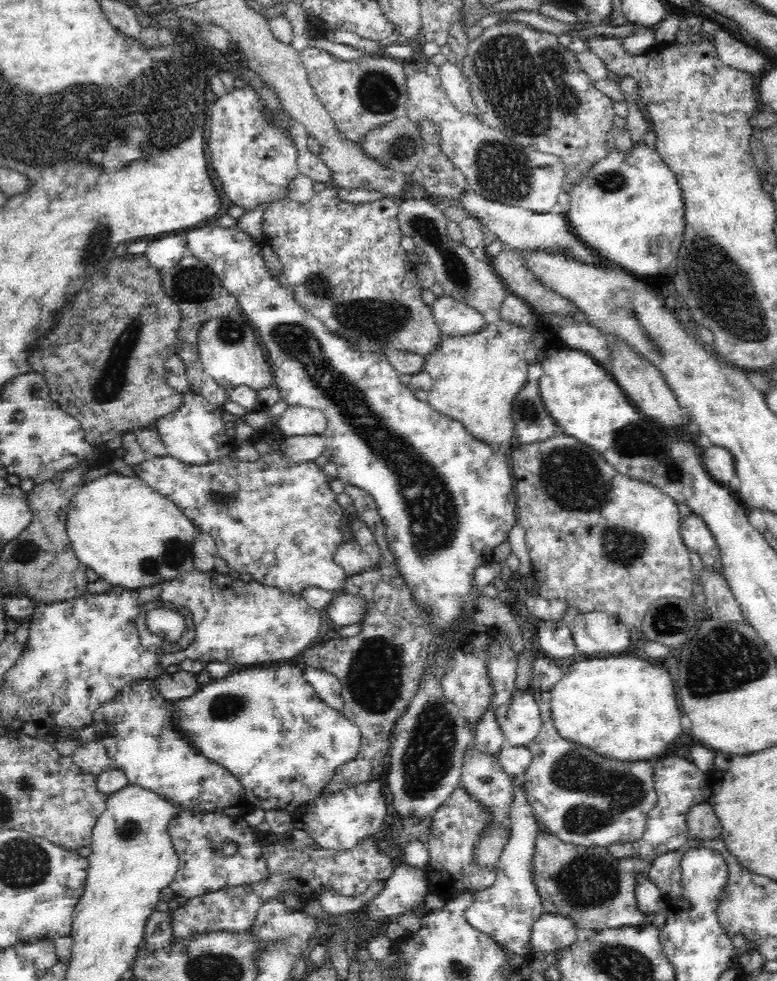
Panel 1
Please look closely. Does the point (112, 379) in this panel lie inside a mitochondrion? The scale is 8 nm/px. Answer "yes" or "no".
yes

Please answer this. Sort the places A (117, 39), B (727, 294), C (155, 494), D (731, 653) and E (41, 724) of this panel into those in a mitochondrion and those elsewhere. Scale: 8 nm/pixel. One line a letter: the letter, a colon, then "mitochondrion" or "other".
A: other
B: mitochondrion
C: other
D: mitochondrion
E: other

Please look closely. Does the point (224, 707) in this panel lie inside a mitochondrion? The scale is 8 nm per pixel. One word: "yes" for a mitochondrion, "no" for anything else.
yes

